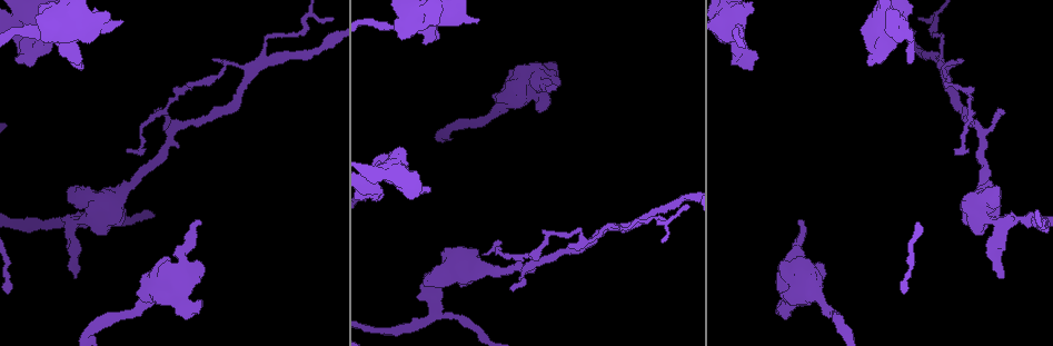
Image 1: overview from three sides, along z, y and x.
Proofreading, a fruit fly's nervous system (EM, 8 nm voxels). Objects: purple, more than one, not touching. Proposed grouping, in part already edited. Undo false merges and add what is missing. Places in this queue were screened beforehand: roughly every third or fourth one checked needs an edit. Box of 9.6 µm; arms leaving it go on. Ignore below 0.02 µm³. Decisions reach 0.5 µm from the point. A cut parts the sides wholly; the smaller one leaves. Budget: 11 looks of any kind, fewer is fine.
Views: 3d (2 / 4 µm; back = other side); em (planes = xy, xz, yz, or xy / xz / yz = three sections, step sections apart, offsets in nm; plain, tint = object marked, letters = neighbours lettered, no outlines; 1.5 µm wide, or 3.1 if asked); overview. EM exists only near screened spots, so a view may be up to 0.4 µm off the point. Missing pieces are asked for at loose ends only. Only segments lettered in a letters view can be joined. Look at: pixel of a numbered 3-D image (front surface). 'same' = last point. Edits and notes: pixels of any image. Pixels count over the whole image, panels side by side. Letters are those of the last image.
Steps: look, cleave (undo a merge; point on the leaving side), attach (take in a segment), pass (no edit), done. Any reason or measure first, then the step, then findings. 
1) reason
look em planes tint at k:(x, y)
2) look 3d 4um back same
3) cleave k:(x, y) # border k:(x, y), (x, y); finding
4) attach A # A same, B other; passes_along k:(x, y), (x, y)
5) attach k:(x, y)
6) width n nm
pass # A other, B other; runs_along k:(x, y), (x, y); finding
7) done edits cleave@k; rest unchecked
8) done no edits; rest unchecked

arms part here
look em yz step 4 tint at 1:(247, 74)

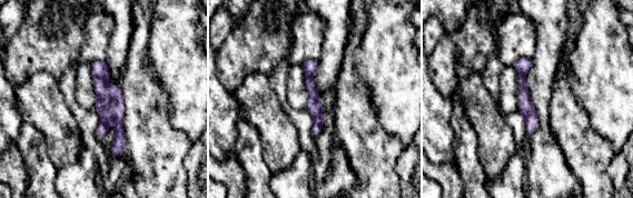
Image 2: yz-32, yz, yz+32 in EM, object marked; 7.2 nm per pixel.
look em planes letters same

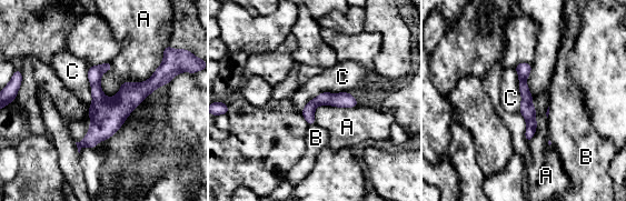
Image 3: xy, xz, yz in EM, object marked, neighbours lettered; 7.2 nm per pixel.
cleave 3:(95, 73) # A other, B other, C other; border 3:(99, 81), (91, 84); two cells meet here

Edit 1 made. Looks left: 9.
free end
look em xy step 8 letters at 1:(822, 266)

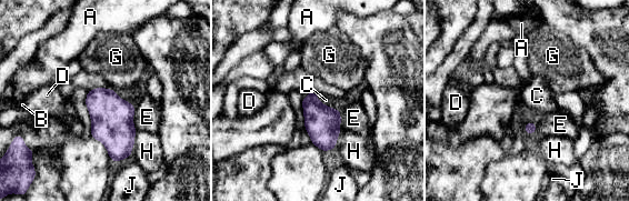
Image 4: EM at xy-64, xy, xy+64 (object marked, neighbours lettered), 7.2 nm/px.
look em planes letters same

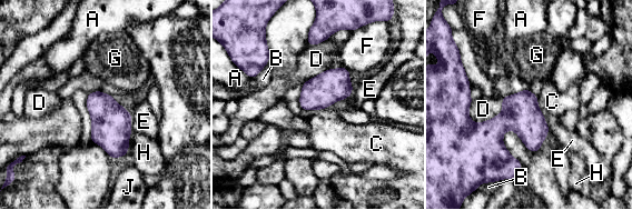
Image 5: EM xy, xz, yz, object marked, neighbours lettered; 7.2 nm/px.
pass # A other, B other, C other, D other, E other, F other, G other, H other, J other; border 5:(536, 96), (536, 102), (542, 111); none of them fits

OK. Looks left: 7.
look em planes letters at 1:(741, 28)

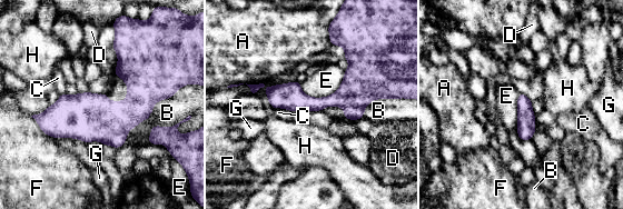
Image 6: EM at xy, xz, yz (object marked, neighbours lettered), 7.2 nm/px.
pass # A other, B other, C other, D other, E other, F other, G other, H other; border 6:(345, 70), (327, 96), (299, 87); one cell here

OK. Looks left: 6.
stops while still wide
look 3d 2um back at 1:(479, 19)

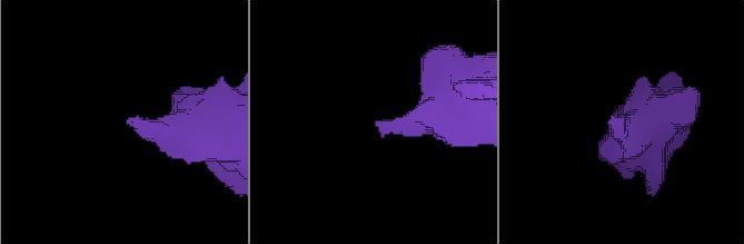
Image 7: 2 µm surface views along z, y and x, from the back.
look em planes letters at 7:(128, 120)

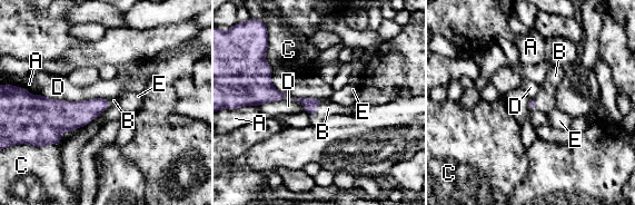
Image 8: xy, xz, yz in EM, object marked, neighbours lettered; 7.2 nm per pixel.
attach B # A other, B same, C other, D other, E other; passes_along 8:(310, 105), (313, 114), (328, 108); it goes on there

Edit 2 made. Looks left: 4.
done edits cleave@3, attach@8; rest unchecked

